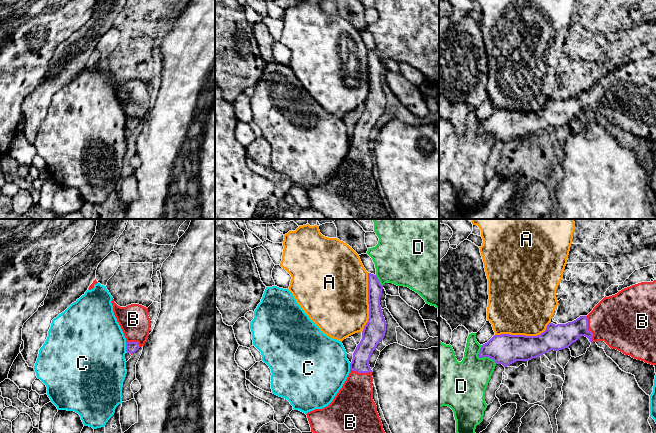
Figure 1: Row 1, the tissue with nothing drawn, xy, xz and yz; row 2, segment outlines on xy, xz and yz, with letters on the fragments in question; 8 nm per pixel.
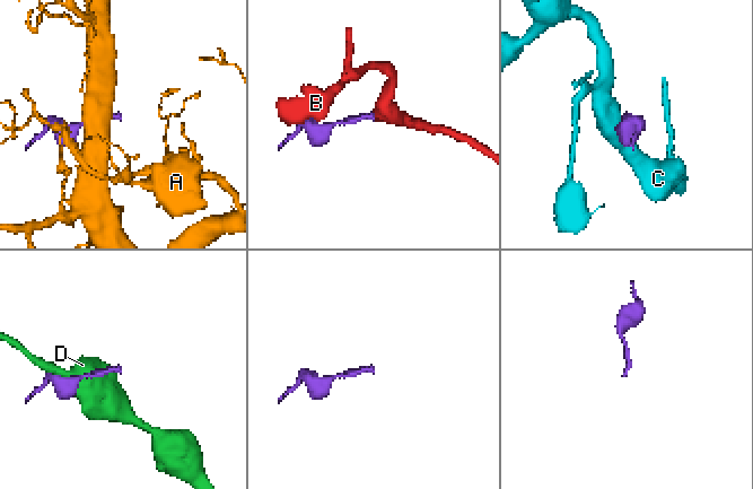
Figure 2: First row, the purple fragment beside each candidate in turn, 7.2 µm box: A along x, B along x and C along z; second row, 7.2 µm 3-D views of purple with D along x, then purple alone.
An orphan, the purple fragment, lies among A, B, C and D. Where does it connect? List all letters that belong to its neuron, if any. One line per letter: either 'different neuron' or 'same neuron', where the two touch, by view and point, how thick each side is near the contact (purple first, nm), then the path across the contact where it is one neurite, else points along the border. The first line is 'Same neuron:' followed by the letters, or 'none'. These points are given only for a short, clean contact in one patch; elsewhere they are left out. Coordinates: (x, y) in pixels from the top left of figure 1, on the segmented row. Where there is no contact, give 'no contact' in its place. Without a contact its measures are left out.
Same neuron: B
A: different neuron; meets purple in xz at (368, 302); 180 nm thick on the purple side, 500 nm on the other
B: same neuron; meets purple in yz at (587, 329); 200 nm thick on the purple side, 400 nm on the other; runs through yz (557, 337), (574, 329), (587, 329), (616, 320)
C: different neuron; meets purple in xy at (126, 347); 100 nm thick on the purple side, 500 nm on the other
D: different neuron; meets purple in yz at (482, 357); 240 nm thick on the purple side, 340 nm on the other

